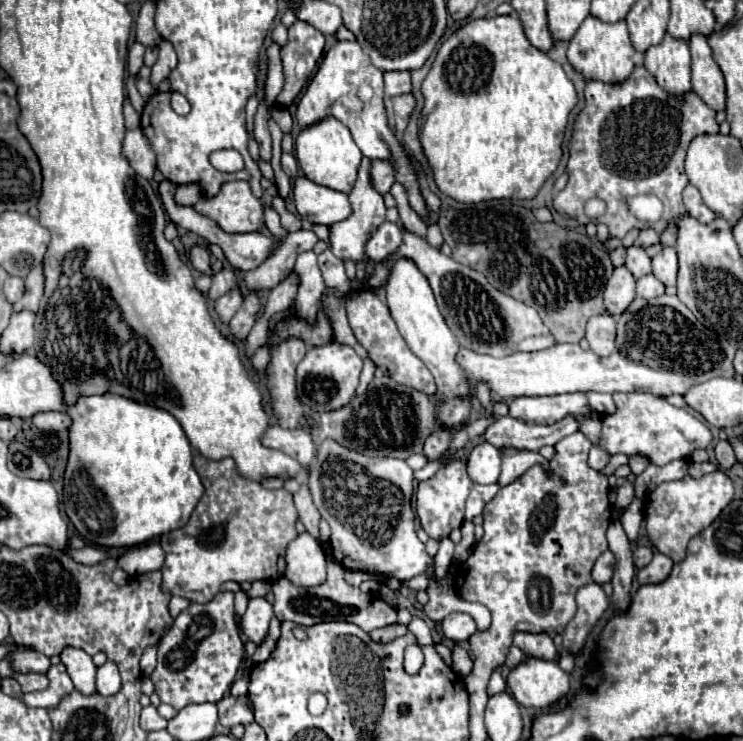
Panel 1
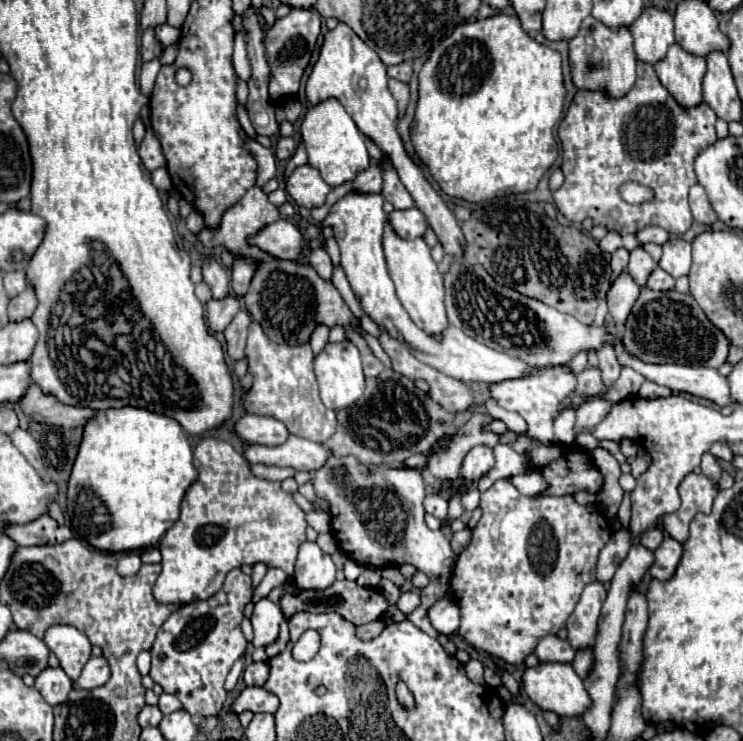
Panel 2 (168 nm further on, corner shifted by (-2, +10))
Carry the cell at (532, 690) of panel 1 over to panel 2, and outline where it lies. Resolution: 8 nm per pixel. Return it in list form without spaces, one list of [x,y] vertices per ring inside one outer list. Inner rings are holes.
[[[540,662],[534,668],[526,668],[522,674],[522,688],[528,698],[542,710],[550,710],[560,716],[582,716],[582,712],[592,704],[588,692],[584,690],[582,678],[574,672],[570,664],[562,662]]]

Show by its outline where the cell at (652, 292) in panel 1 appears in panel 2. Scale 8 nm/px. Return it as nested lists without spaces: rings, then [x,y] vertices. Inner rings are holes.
[[[656,268],[648,276],[646,288],[650,288],[650,290],[672,290],[674,288],[674,278],[670,274],[666,274],[662,268]]]

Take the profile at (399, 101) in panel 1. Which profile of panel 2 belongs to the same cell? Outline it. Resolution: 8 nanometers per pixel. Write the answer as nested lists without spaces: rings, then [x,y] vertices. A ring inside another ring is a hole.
[[[390,78],[390,80],[388,80],[388,86],[390,86],[392,96],[394,96],[396,102],[398,102],[398,116],[402,118],[402,116],[404,116],[404,110],[406,110],[406,106],[408,106],[408,84]]]

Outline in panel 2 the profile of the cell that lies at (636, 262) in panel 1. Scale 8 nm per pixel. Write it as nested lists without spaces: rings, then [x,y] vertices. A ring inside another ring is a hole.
[[[634,248],[630,252],[630,264],[628,264],[628,272],[632,274],[632,278],[644,286],[646,278],[650,276],[650,272],[656,268],[658,264],[654,262],[654,258],[644,250],[644,248]]]

